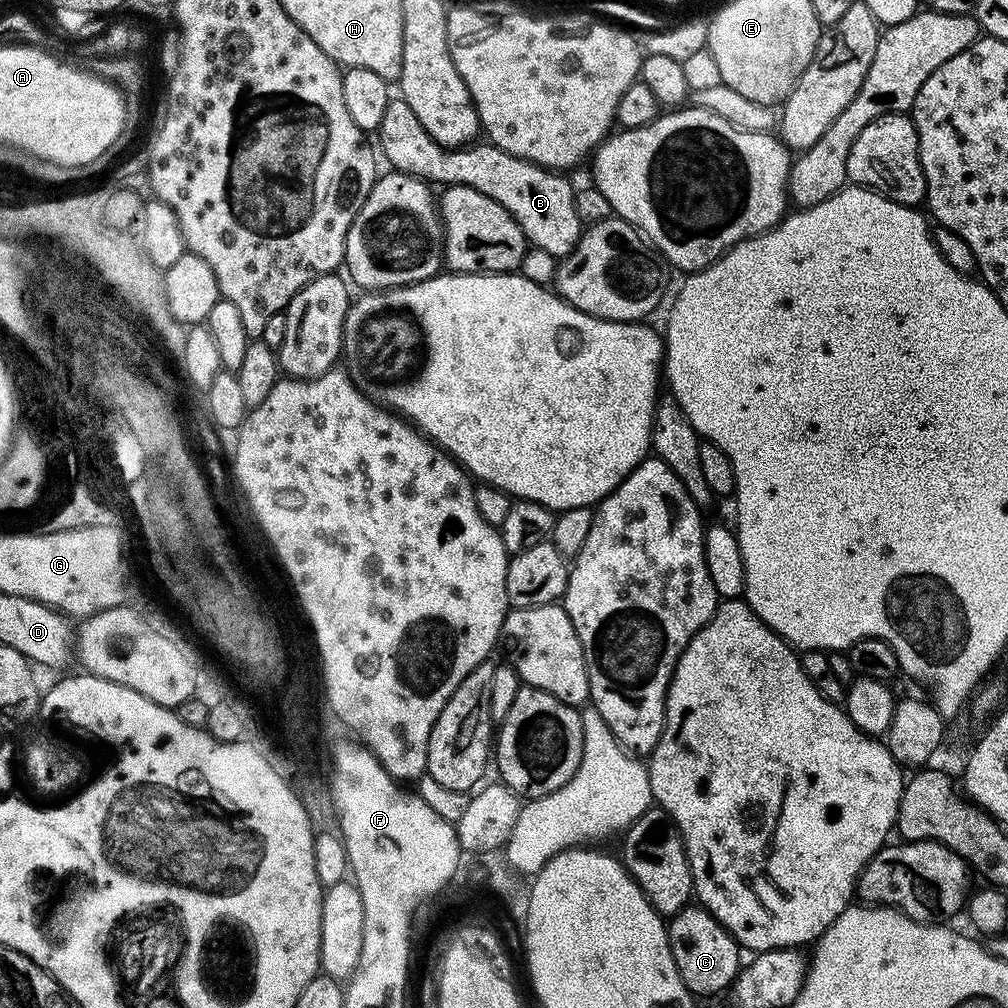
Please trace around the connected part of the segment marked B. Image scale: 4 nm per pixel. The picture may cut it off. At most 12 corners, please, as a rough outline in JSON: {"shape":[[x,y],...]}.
{"shape":[[402,98],[382,114],[395,171],[494,198],[531,247],[580,240],[567,175],[491,142],[443,148]]}

